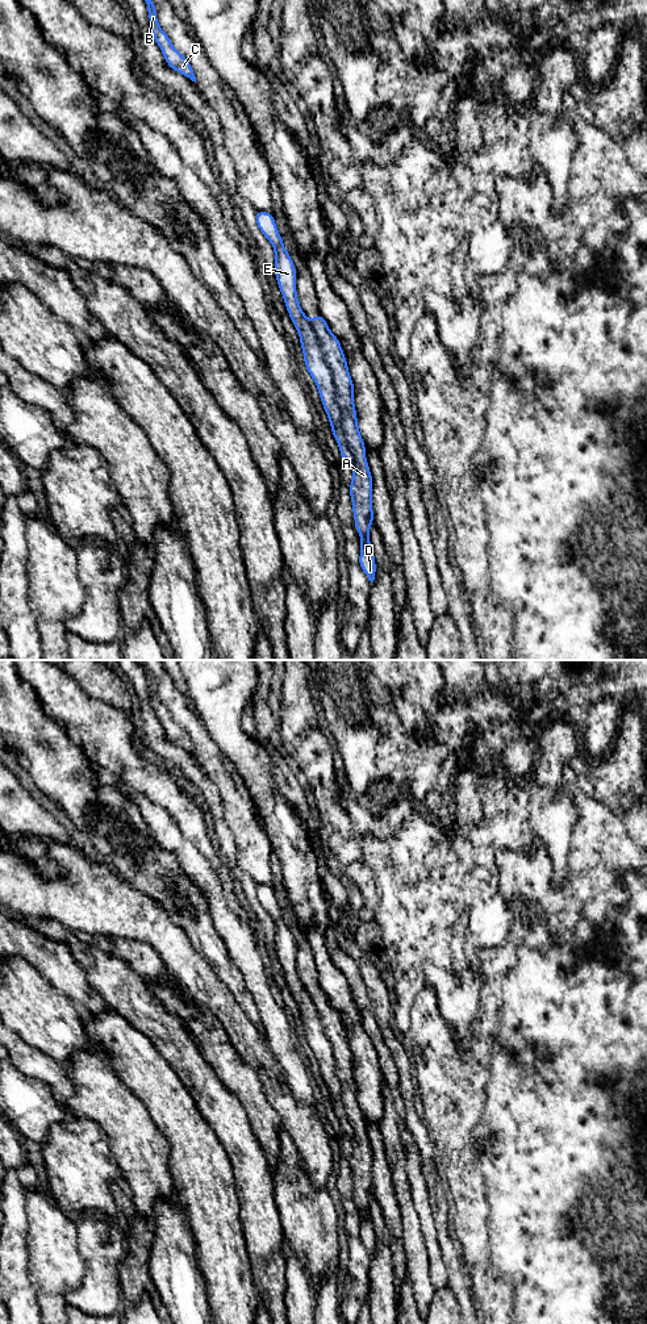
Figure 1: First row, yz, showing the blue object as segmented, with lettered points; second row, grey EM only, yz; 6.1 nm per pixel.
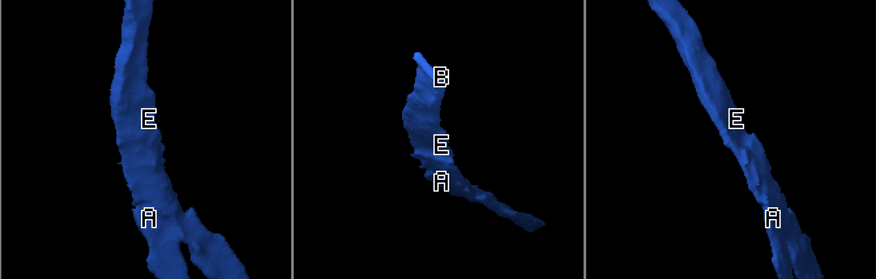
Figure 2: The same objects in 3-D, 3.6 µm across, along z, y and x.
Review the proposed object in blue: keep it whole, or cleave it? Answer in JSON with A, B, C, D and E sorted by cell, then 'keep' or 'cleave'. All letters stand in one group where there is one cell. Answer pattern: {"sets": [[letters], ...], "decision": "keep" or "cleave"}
{"sets": [["A", "D"], ["B", "C", "E"]], "decision": "cleave"}

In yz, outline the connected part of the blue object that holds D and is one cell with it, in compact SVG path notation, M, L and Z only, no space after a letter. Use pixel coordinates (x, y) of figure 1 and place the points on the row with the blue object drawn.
M317 316L310 319L320 341L325 359L333 372L337 402L342 412L342 430L348 448L354 456L352 481L350 496L355 529L360 534L359 564L368 580L373 582L376 573L375 556L370 543L370 526L373 523L372 511L372 476L366 460L366 447L359 433L356 410L354 405L354 383L348 373L347 362L338 338L330 331L325 318Z

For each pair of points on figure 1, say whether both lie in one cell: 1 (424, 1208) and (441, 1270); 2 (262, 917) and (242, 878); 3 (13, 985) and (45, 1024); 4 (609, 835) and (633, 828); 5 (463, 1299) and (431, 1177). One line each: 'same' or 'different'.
1: same
2: same
3: same
4: different
5: same

